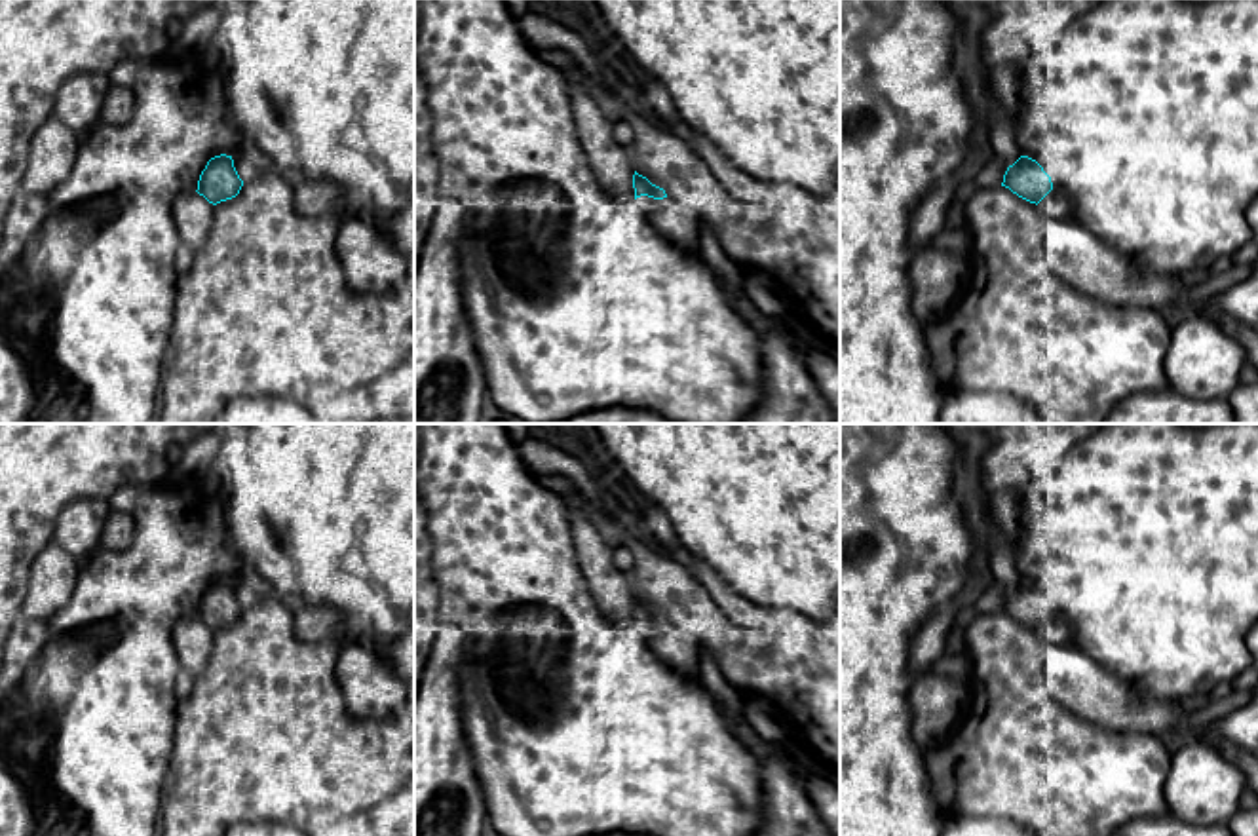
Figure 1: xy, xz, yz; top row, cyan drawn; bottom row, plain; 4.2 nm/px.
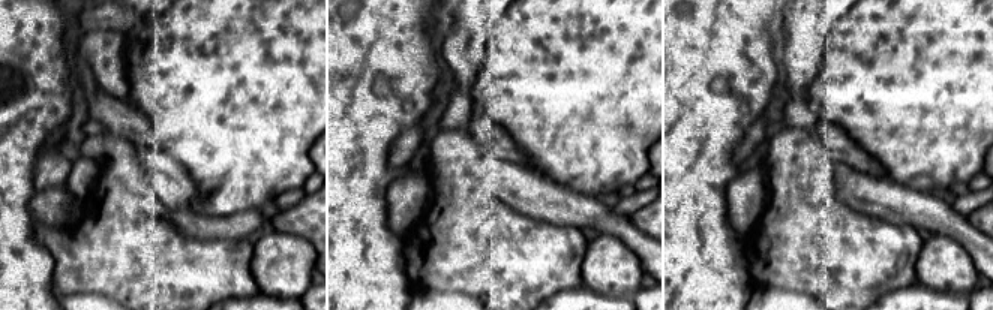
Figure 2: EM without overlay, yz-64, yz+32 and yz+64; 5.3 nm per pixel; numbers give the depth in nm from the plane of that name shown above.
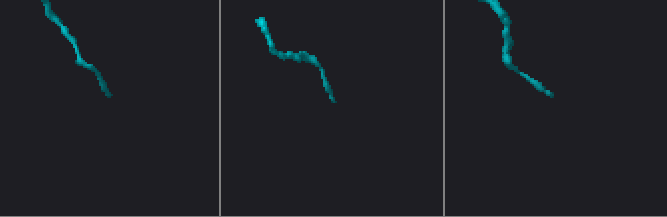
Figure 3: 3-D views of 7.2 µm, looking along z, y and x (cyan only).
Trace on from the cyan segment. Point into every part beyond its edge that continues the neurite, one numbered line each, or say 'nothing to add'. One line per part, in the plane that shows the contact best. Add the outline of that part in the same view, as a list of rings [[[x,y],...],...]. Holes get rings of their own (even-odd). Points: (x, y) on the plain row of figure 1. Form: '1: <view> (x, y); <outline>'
1: xz (677, 648); [[[640,621],[635,625],[642,633],[652,652],[684,676],[699,678],[699,642],[686,631],[663,623]]]

